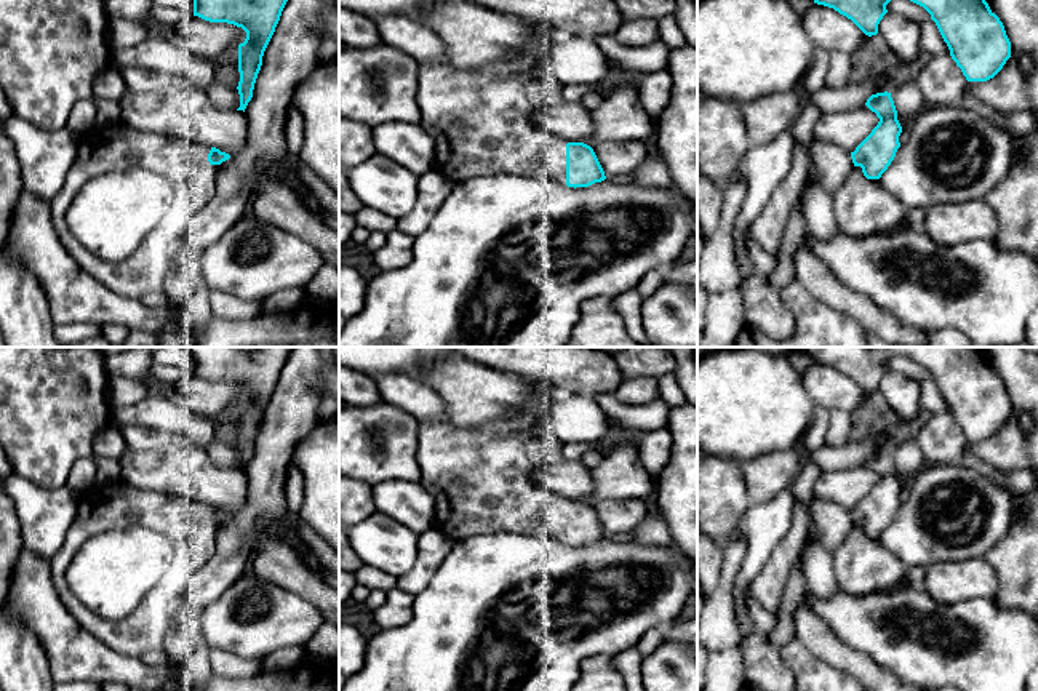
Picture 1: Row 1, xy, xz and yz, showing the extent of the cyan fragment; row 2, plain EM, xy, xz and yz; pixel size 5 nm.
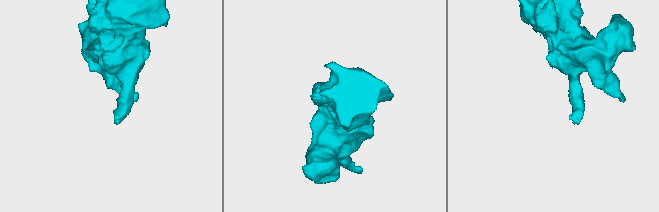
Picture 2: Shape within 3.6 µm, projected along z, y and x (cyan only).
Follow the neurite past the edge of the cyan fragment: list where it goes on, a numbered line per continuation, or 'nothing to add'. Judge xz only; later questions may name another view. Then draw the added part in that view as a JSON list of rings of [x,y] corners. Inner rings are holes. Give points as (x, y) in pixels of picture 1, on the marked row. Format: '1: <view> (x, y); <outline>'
1: xz (482, 122); [[[523,22],[534,32],[534,38],[523,50],[489,66],[461,70],[451,62],[421,64],[417,85],[421,126],[433,139],[433,170],[454,184],[491,174],[549,174],[566,184],[568,141],[534,122],[537,104],[529,98],[534,77],[545,67],[558,32],[547,22]]]

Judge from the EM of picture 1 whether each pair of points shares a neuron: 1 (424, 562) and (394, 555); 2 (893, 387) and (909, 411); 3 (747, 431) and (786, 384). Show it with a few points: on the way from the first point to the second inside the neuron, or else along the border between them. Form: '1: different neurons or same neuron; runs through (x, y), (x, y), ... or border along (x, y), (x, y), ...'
1: different neurons; border along (419, 535), (415, 563), (399, 578)
2: same neuron; runs through (899, 394), (907, 405)
3: same neuron; runs through (750, 419), (774, 395)

